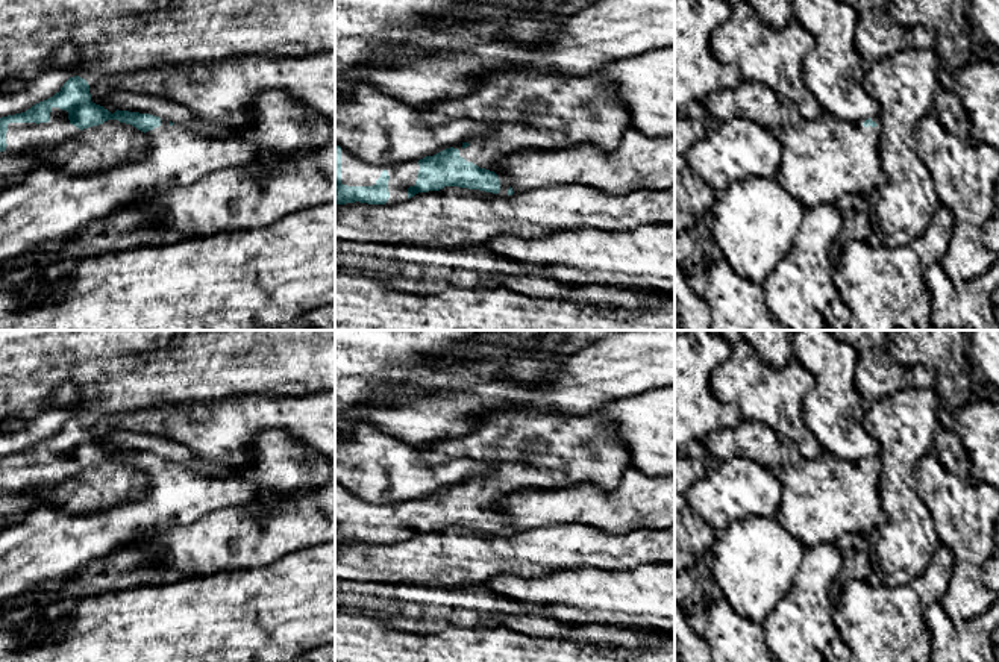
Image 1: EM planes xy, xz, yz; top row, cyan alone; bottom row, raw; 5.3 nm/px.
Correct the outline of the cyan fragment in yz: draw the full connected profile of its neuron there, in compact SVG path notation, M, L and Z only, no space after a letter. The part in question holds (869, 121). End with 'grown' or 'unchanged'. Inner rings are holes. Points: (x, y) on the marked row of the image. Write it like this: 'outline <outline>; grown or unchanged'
outline M741 82L737 88L726 88L709 94L702 105L706 114L720 123L746 118L766 129L779 142L778 182L805 209L817 205L835 205L847 194L867 197L887 182L879 158L881 120L869 118L863 124L846 123L829 112L806 120L787 97L758 82Z; grown

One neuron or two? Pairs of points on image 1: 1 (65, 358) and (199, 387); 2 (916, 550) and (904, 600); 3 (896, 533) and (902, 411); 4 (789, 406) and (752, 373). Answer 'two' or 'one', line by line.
1: one
2: two
3: one
4: one

